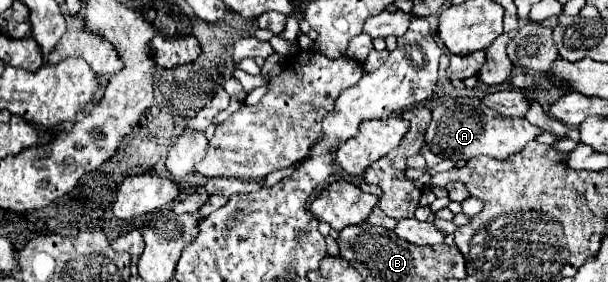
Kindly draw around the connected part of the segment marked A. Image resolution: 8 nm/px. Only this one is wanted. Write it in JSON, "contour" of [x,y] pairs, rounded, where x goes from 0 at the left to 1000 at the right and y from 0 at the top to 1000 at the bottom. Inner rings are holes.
{"contour":[[[738,340],[712,376],[712,426],[699,461],[699,496],[712,546],[722,560],[752,567],[775,567],[781,553],[808,553],[814,567],[834,567],[837,553],[857,539],[867,504],[880,496],[893,475],[890,454],[880,454],[863,418],[850,426],[824,426],[817,397],[808,397],[794,362],[771,340]]]}

